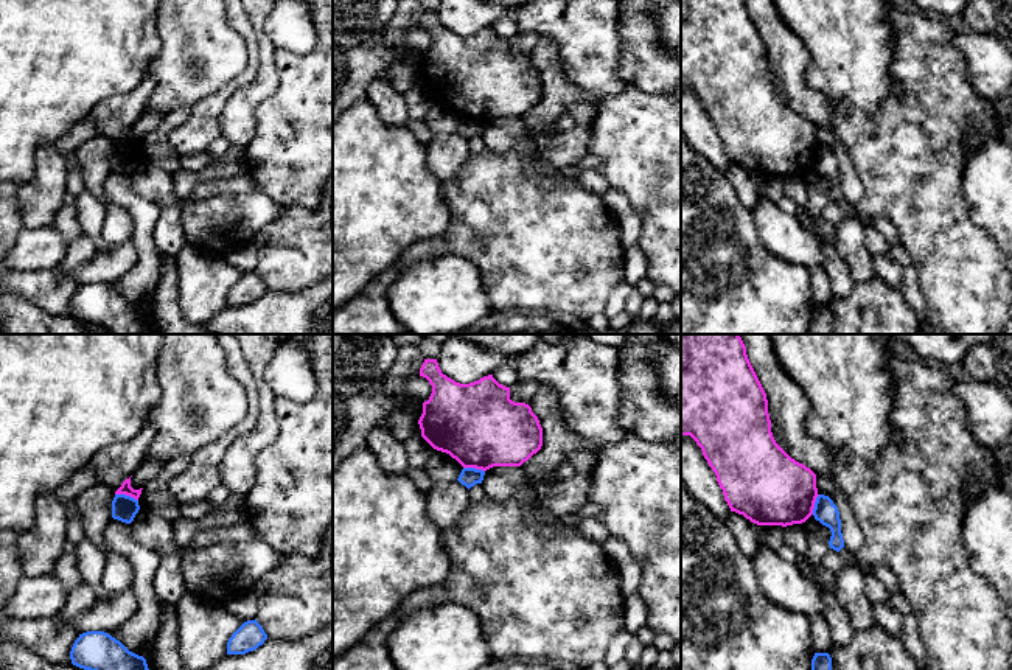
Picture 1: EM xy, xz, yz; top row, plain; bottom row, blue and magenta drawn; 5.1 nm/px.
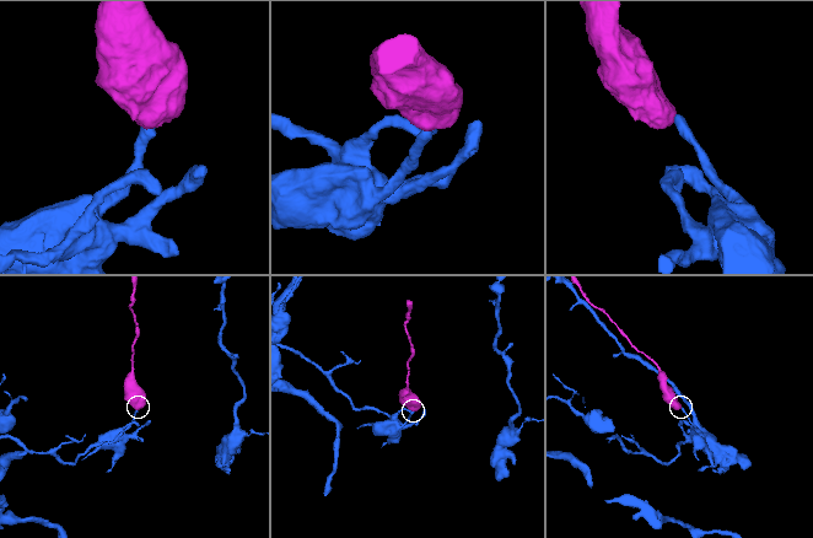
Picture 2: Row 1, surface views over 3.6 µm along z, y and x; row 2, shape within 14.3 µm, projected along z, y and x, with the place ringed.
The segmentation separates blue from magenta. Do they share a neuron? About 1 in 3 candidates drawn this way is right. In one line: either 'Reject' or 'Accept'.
Reject

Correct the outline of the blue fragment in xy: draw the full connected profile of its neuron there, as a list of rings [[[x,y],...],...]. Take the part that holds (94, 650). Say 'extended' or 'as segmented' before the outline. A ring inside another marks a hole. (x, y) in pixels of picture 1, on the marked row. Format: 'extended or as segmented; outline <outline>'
as segmented; outline [[[104,631],[79,634],[70,651],[72,664],[84,670],[149,670],[146,659],[129,651]]]

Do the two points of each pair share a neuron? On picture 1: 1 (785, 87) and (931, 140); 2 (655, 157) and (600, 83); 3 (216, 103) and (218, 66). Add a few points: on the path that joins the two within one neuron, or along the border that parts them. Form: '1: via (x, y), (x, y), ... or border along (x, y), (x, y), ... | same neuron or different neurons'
1: border along (835, 103), (830, 131) | different neurons
2: border along (627, 86), (621, 92), (607, 95), (602, 100) | different neurons
3: border along (244, 67), (191, 108) | different neurons

